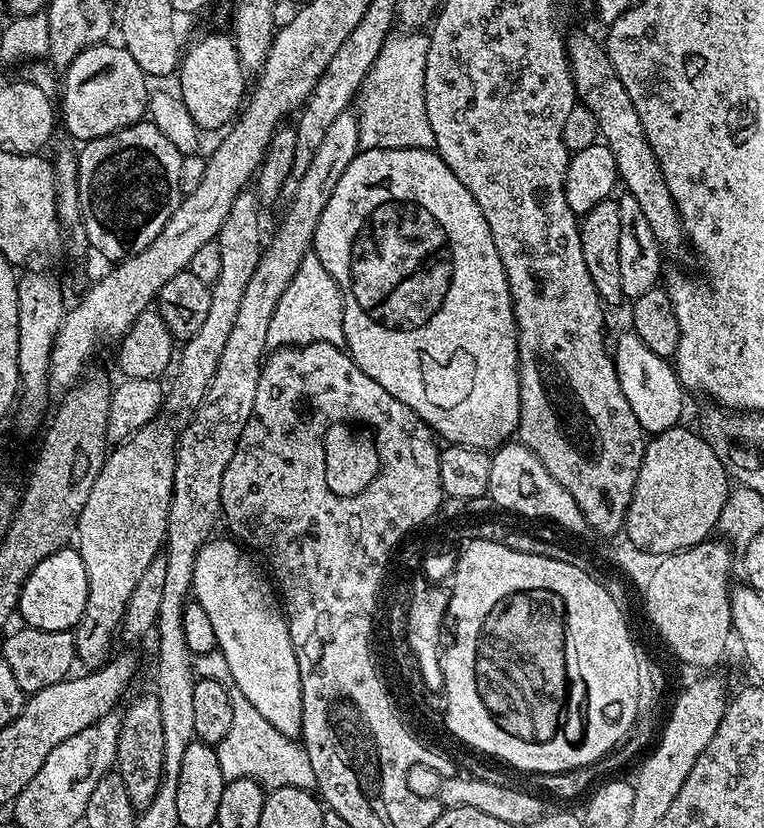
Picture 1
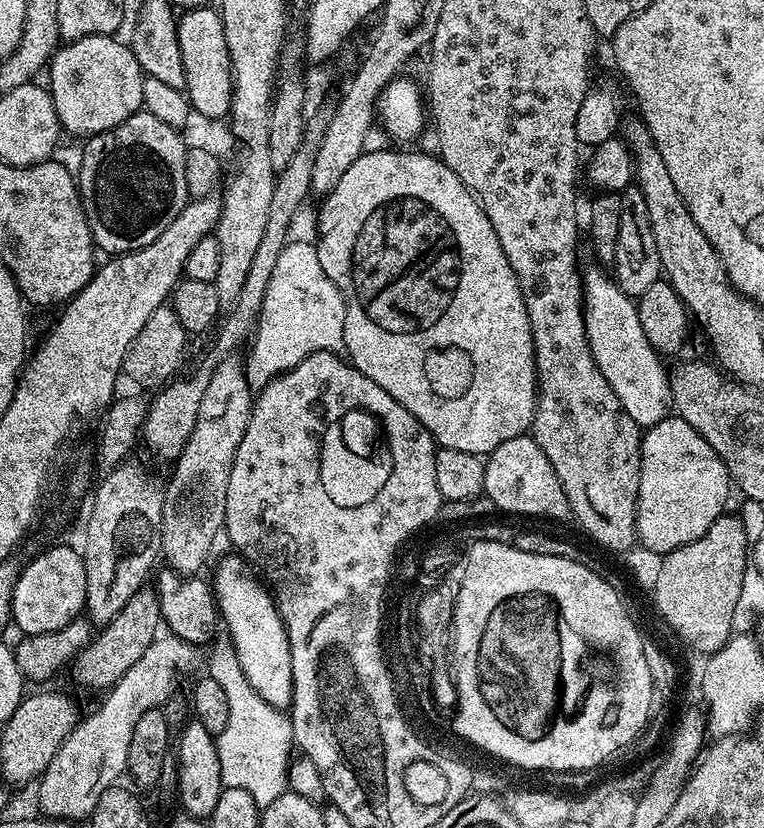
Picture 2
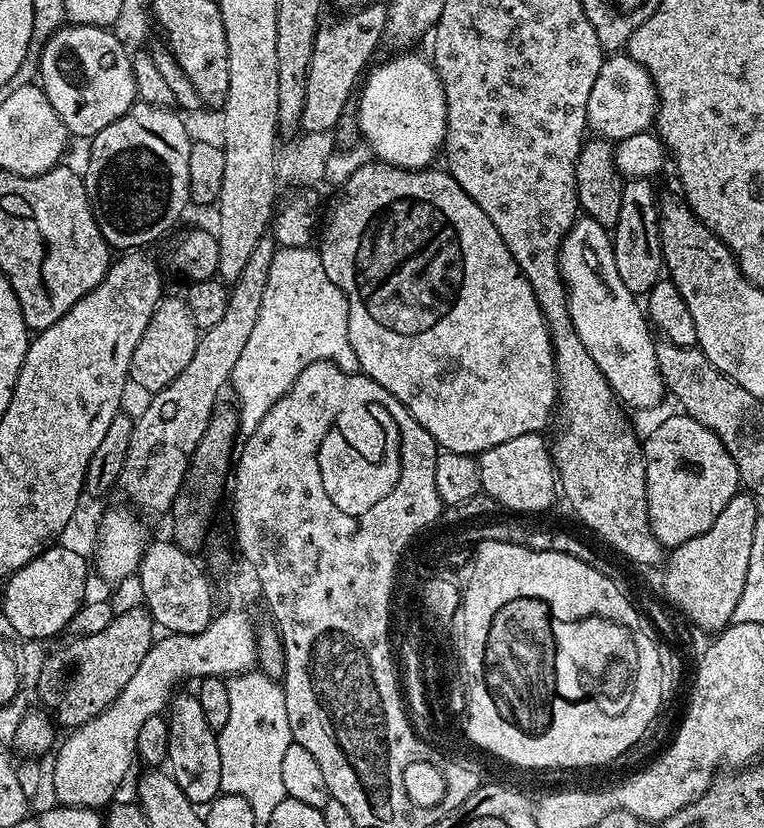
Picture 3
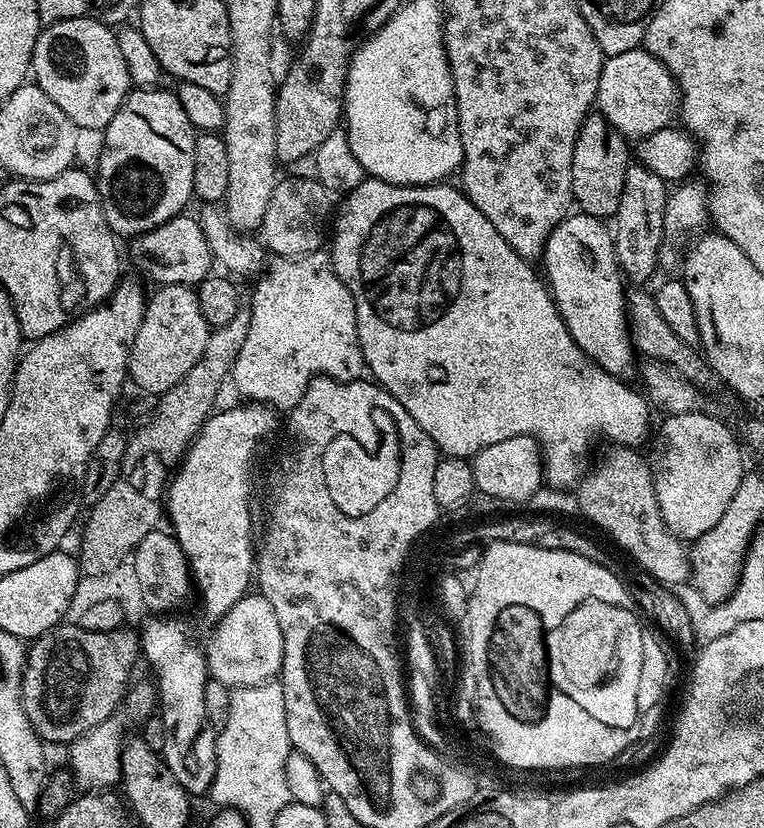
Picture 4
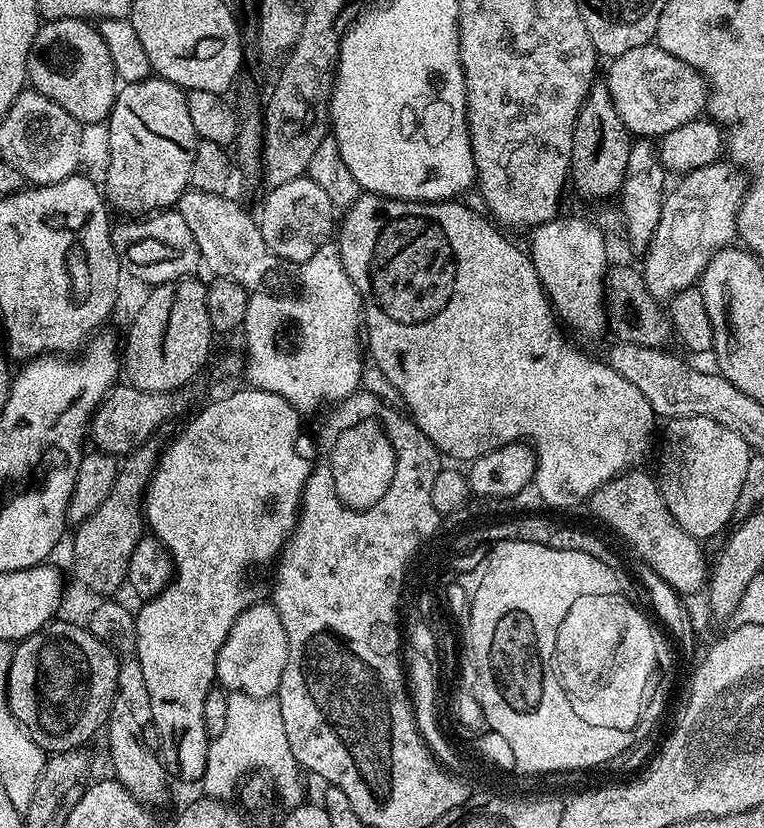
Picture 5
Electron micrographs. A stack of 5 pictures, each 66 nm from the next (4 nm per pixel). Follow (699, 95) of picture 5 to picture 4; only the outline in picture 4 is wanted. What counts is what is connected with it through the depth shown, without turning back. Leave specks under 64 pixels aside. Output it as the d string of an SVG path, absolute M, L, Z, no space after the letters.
M639 47L605 59L595 105L599 115L604 116L612 128L618 129L625 139L638 142L675 119L679 109L679 88L665 64Z

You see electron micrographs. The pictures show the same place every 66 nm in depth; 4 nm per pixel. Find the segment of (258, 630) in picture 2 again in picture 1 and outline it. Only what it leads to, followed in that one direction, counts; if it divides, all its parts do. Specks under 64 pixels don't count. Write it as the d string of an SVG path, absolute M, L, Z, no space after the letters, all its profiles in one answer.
M208 539L198 550L191 595L195 603L200 604L206 614L210 614L216 647L230 666L235 691L246 694L246 698L250 698L254 705L254 710L258 710L258 714L262 714L262 718L266 718L266 722L270 722L274 730L282 730L282 734L293 738L299 737L302 726L302 678L298 670L296 647L290 638L288 618L284 615L277 589L266 575L265 569L260 569L235 539L216 539Z

